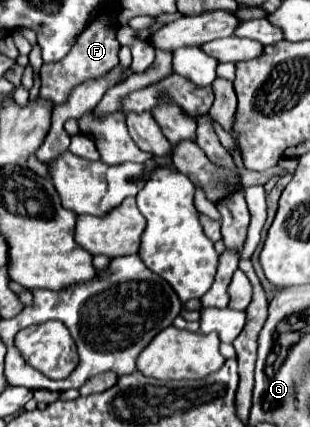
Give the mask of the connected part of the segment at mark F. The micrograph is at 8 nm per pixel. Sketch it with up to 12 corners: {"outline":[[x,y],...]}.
{"outline":[[94,18],[62,60],[42,66],[40,96],[74,86],[118,64],[116,24]]}

